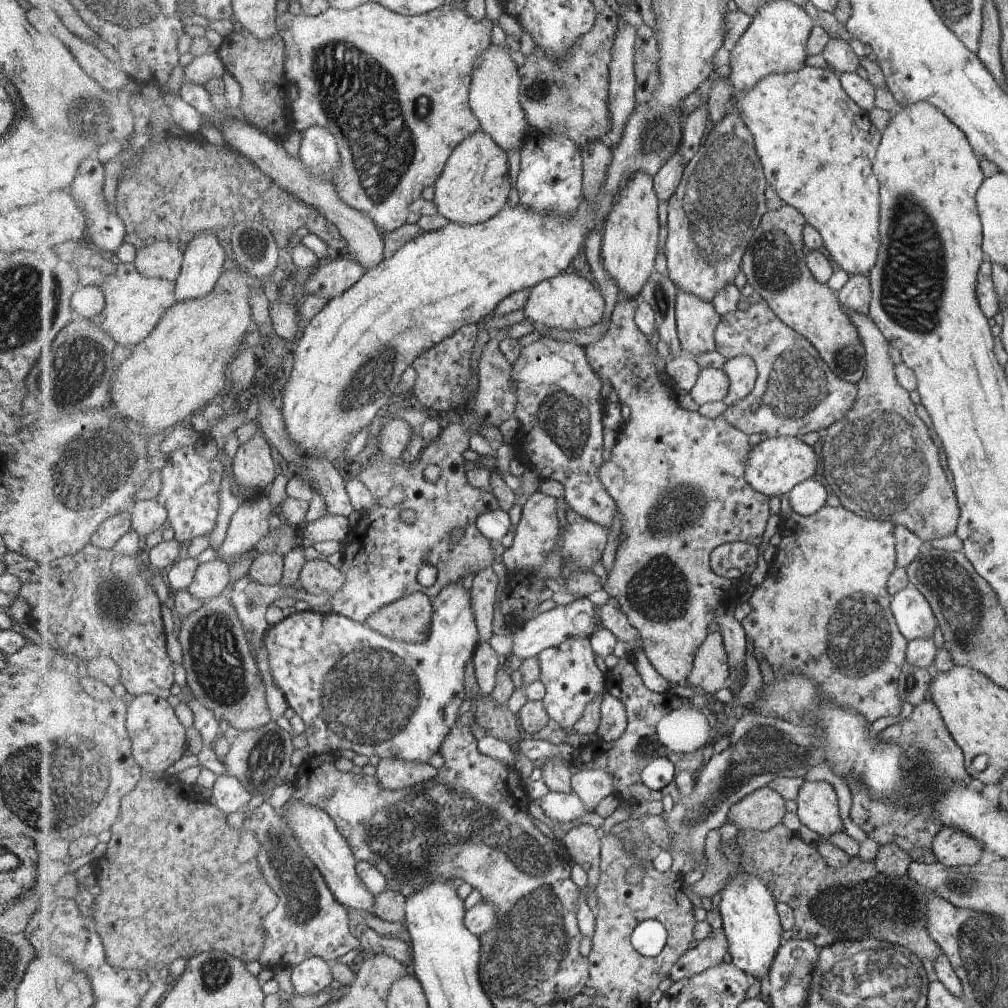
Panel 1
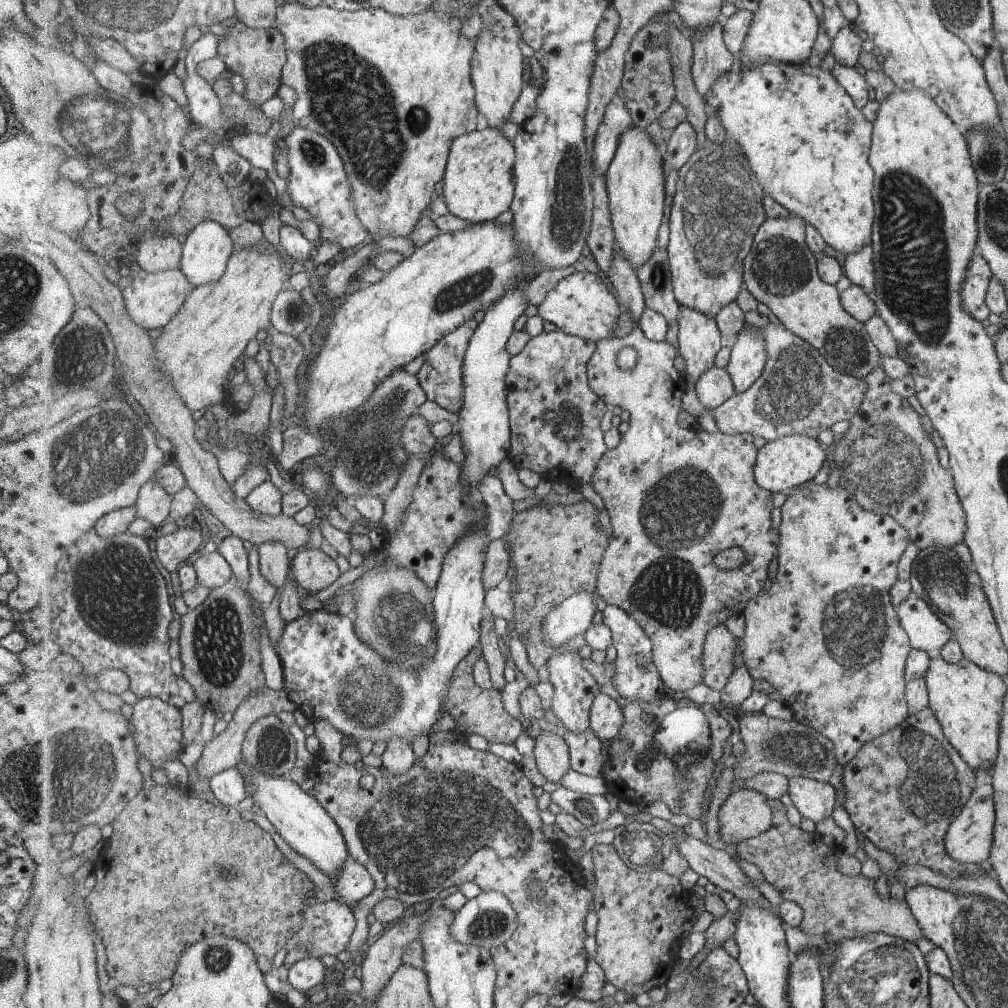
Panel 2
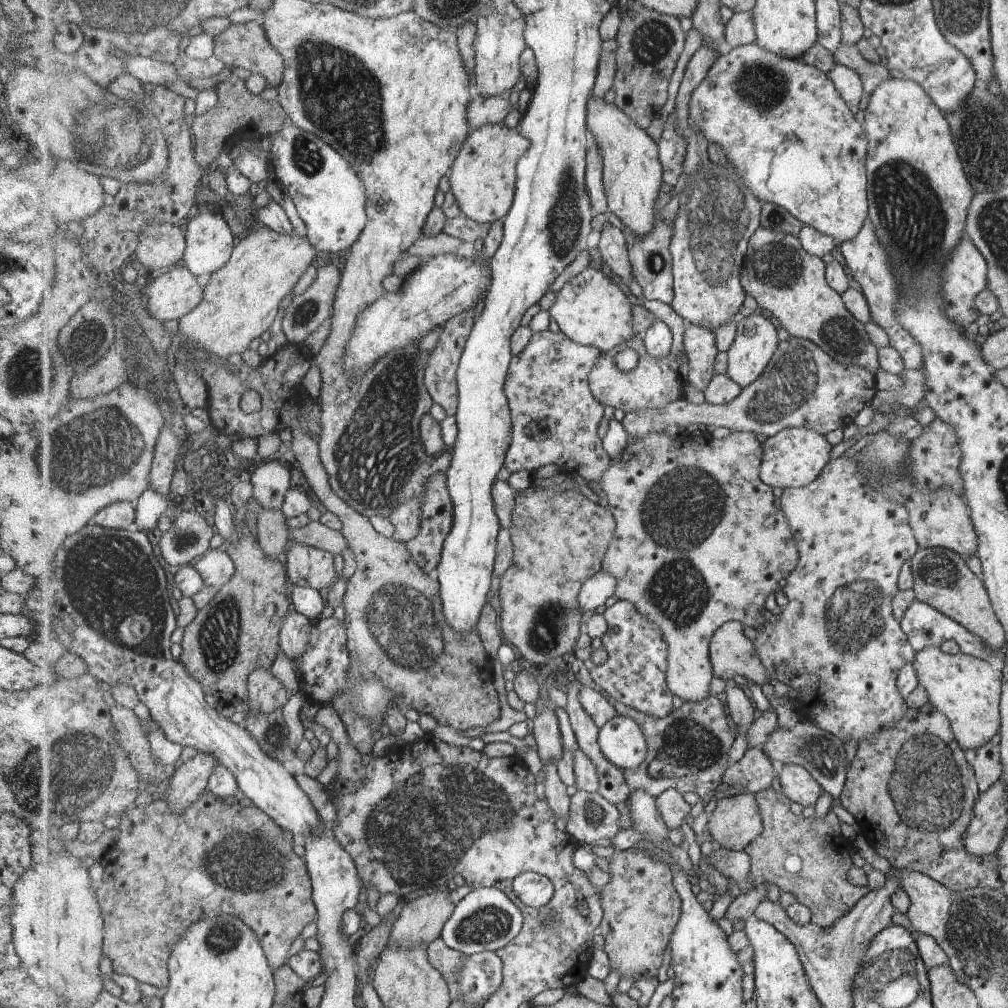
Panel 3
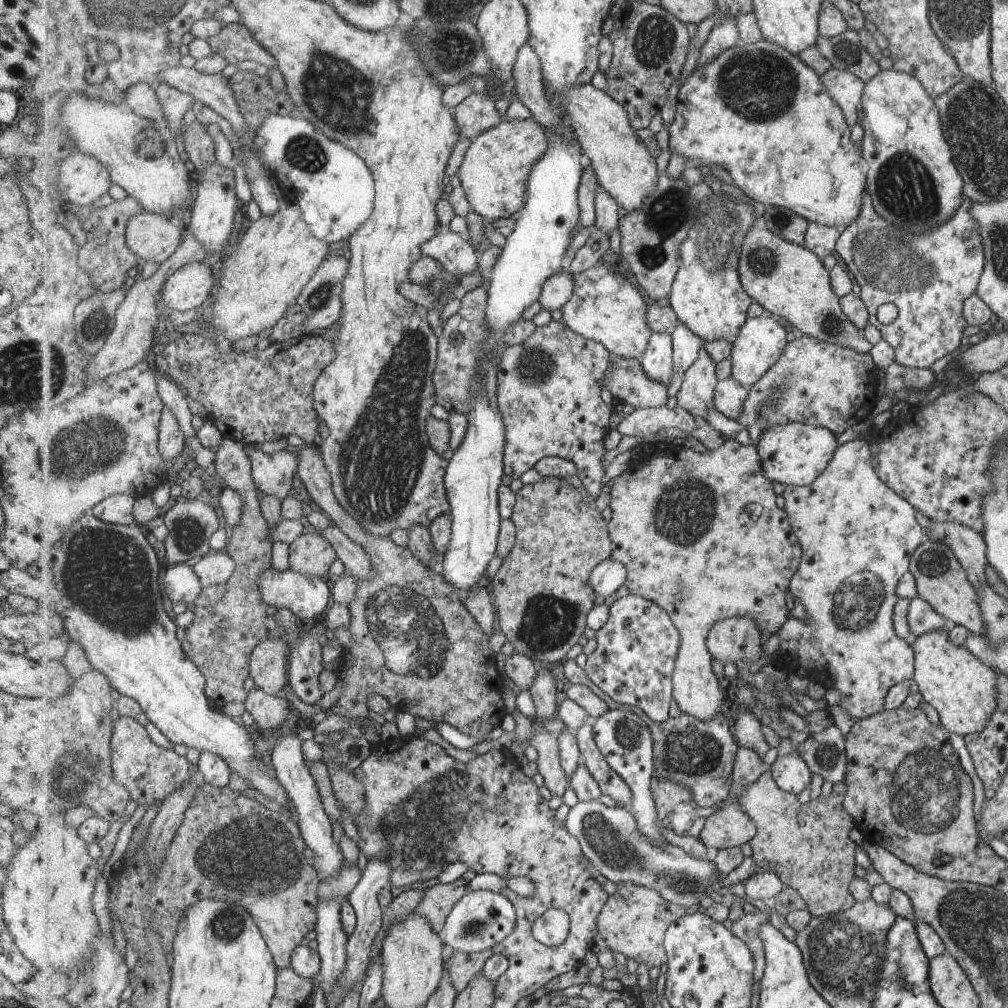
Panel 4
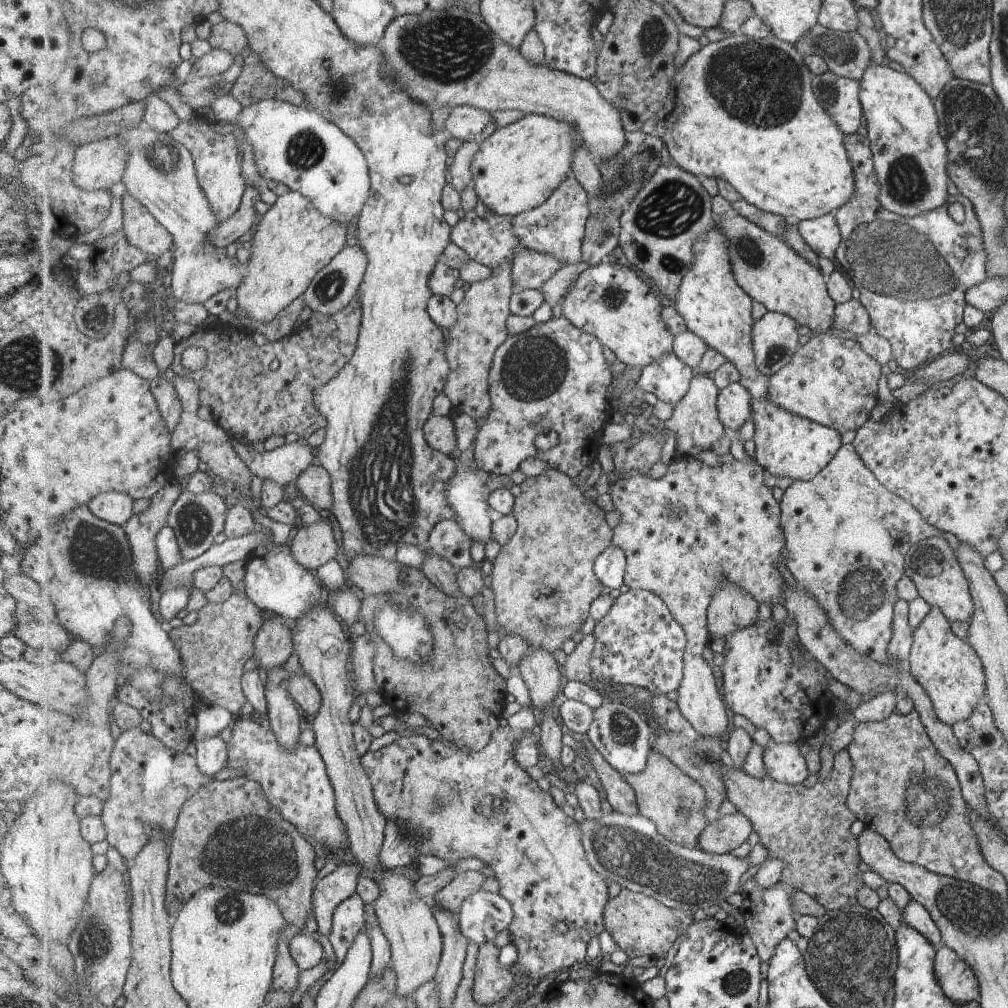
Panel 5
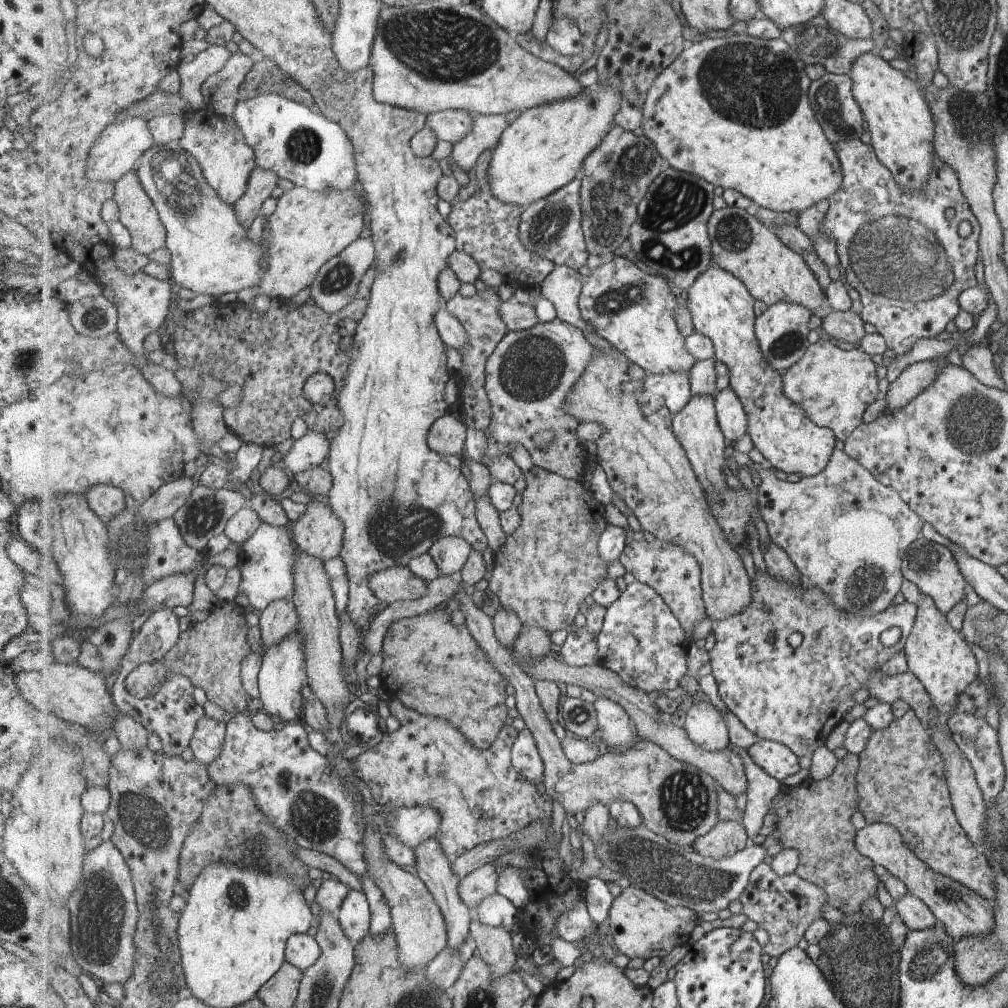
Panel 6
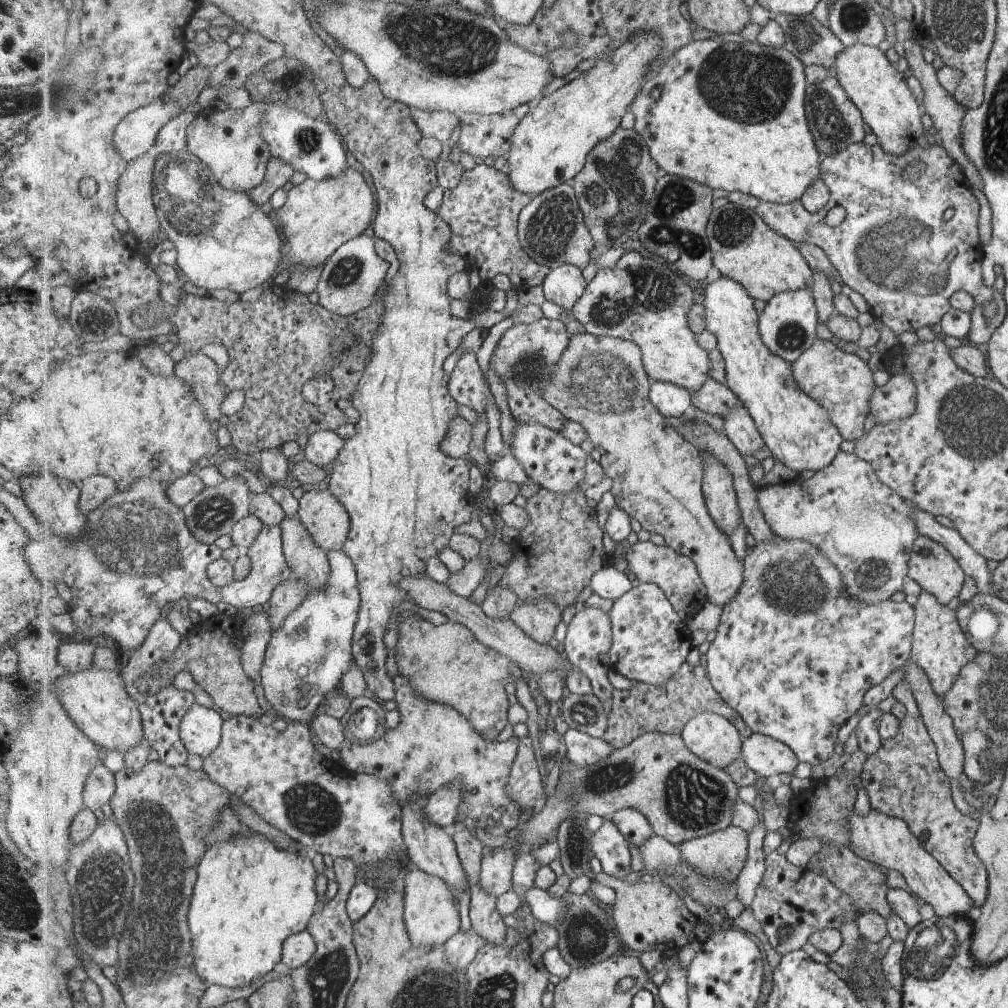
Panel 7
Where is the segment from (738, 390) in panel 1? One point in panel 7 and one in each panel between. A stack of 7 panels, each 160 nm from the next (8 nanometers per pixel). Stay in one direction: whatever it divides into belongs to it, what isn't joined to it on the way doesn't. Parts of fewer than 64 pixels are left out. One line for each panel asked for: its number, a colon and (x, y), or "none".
2: (748, 358)
3: (757, 340)
4: (762, 342)
5: (776, 339)
6: (783, 330)
7: (789, 324)

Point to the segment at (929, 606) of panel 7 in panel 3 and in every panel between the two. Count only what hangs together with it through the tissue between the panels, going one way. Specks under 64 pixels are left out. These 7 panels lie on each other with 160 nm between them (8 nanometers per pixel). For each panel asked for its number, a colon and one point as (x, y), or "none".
3: (965, 689)
4: (962, 689)
5: (937, 659)
6: (936, 656)

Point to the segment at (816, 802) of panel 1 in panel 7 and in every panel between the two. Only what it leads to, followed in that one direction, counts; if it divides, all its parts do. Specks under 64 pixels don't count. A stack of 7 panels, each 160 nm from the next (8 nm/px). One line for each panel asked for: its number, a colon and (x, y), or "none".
2: (816, 800)
3: (796, 781)
4: (791, 771)
5: (784, 761)
6: (778, 759)
7: (767, 756)

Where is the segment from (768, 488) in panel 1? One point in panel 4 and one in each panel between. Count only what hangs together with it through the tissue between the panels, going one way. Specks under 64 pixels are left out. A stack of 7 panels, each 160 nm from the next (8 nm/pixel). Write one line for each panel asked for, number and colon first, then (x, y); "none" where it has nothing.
2: (792, 460)
3: (795, 457)
4: (795, 453)

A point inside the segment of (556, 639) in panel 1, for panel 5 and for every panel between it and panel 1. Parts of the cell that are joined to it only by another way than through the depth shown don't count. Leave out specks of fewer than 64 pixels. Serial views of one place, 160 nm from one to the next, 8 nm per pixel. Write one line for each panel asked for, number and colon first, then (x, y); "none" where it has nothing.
2: (575, 615)
3: (596, 591)
4: (609, 576)
5: (611, 565)

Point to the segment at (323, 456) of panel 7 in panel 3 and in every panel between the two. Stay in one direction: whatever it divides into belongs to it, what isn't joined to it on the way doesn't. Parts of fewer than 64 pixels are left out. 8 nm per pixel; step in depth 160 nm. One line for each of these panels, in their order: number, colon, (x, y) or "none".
3: (271, 480)
4: (274, 474)
5: (284, 464)
6: (312, 450)

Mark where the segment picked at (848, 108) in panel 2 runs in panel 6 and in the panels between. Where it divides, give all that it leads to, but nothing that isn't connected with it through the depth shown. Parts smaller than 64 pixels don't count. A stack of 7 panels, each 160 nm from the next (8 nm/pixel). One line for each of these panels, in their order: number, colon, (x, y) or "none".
3: (790, 135)
4: (758, 110)
5: (725, 121)
6: (715, 112)

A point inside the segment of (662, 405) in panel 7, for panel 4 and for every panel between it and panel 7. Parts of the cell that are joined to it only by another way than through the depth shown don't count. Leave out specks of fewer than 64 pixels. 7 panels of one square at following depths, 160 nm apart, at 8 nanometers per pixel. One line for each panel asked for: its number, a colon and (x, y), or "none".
4: (658, 361)
5: (669, 380)
6: (676, 388)

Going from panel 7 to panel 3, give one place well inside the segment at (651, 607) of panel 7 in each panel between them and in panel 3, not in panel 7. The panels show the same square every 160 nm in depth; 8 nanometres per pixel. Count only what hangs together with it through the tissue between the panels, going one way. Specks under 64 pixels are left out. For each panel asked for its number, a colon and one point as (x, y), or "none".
3: (636, 672)
4: (635, 658)
5: (640, 646)
6: (642, 640)

